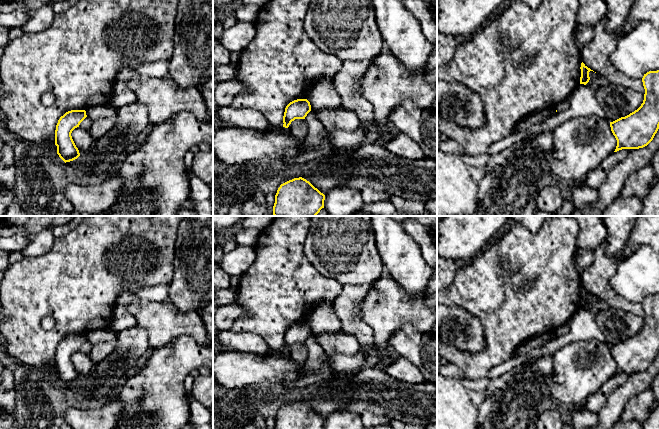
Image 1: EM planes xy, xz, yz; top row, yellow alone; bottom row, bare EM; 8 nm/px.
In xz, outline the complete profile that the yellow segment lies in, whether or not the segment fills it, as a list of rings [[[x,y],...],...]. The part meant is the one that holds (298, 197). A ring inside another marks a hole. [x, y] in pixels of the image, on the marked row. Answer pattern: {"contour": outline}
{"contour": [[[299,177],[280,185],[275,195],[274,216],[316,216],[324,208],[325,195]]]}

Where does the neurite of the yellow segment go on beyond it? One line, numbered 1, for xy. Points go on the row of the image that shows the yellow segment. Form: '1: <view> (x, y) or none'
1: none

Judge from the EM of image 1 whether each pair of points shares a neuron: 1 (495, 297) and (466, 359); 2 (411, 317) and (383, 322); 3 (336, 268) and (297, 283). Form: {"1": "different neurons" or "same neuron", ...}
{"1": "same neuron", "2": "same neuron", "3": "different neurons"}

